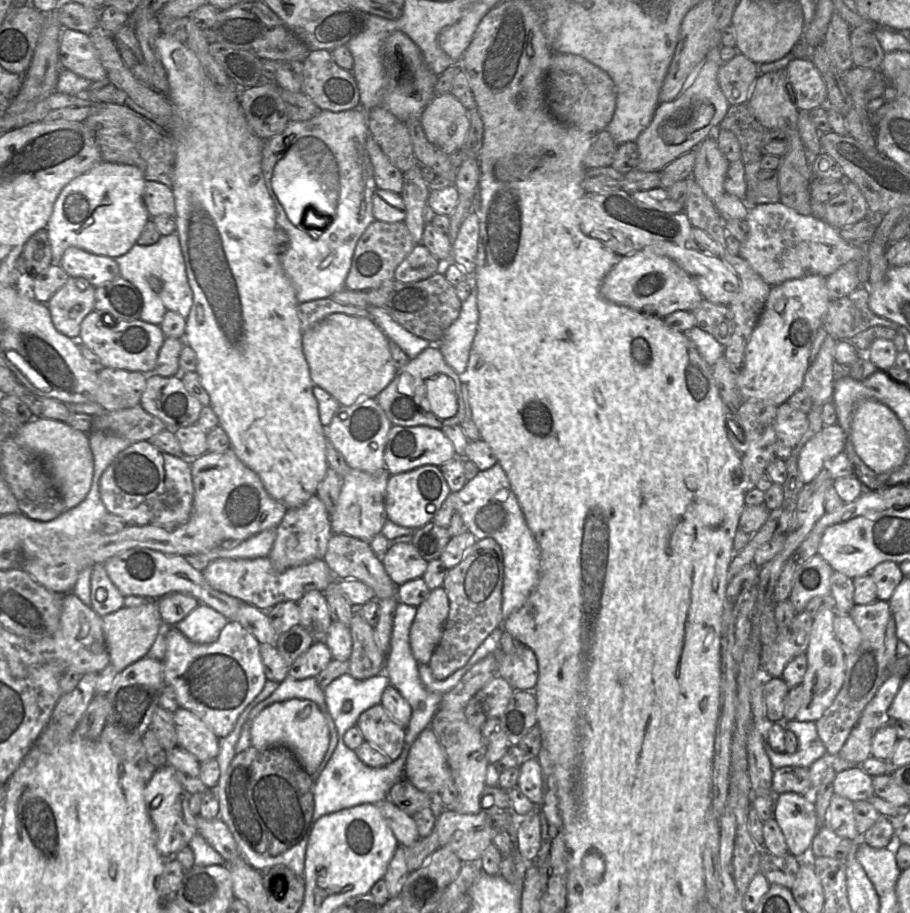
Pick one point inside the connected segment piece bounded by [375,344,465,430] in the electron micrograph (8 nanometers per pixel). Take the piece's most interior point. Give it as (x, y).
(402, 400)

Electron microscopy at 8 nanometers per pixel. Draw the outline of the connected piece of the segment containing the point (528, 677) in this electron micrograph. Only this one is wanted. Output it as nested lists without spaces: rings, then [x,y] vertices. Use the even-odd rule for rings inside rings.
[[[520,646],[514,654],[498,652],[498,675],[507,680],[517,690],[534,694],[538,682],[538,663],[532,649]]]

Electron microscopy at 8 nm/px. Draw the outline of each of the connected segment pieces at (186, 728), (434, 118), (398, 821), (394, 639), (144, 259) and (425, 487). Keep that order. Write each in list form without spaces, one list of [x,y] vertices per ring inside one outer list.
[[[178,708],[173,718],[178,747],[193,754],[200,763],[217,757],[220,738],[199,717]]]
[[[450,92],[435,95],[420,118],[424,133],[444,153],[463,148],[470,129],[468,110]]]
[[[388,797],[381,803],[375,803],[375,805],[378,805],[399,846],[408,848],[420,838],[412,817],[399,809]]]
[[[399,602],[396,607],[393,620],[393,629],[390,641],[390,649],[385,657],[384,673],[388,676],[390,684],[407,700],[412,709],[409,724],[405,728],[404,746],[412,745],[422,730],[429,727],[432,717],[440,708],[444,694],[428,690],[422,683],[418,662],[410,648],[410,628],[417,613],[417,607]]]
[[[176,232],[170,235],[162,236],[152,245],[134,244],[130,250],[116,258],[114,258],[119,266],[119,273],[122,278],[131,282],[134,286],[139,276],[155,276],[162,282],[162,289],[159,297],[166,310],[174,311],[184,317],[189,314],[193,302],[193,293],[189,286],[185,262],[181,252],[179,238]]]
[[[424,465],[389,477],[385,494],[387,519],[396,525],[416,530],[431,522],[451,491],[441,469]]]

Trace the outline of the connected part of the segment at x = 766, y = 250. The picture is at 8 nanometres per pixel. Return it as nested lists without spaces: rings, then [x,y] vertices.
[[[780,201],[751,207],[748,211],[746,222],[749,227],[748,236],[740,245],[739,256],[745,259],[754,271],[771,287],[808,275],[828,277],[844,264],[850,261],[857,261],[862,256],[862,249],[847,243],[841,237],[839,231],[827,222],[817,219],[813,215],[801,215]]]

